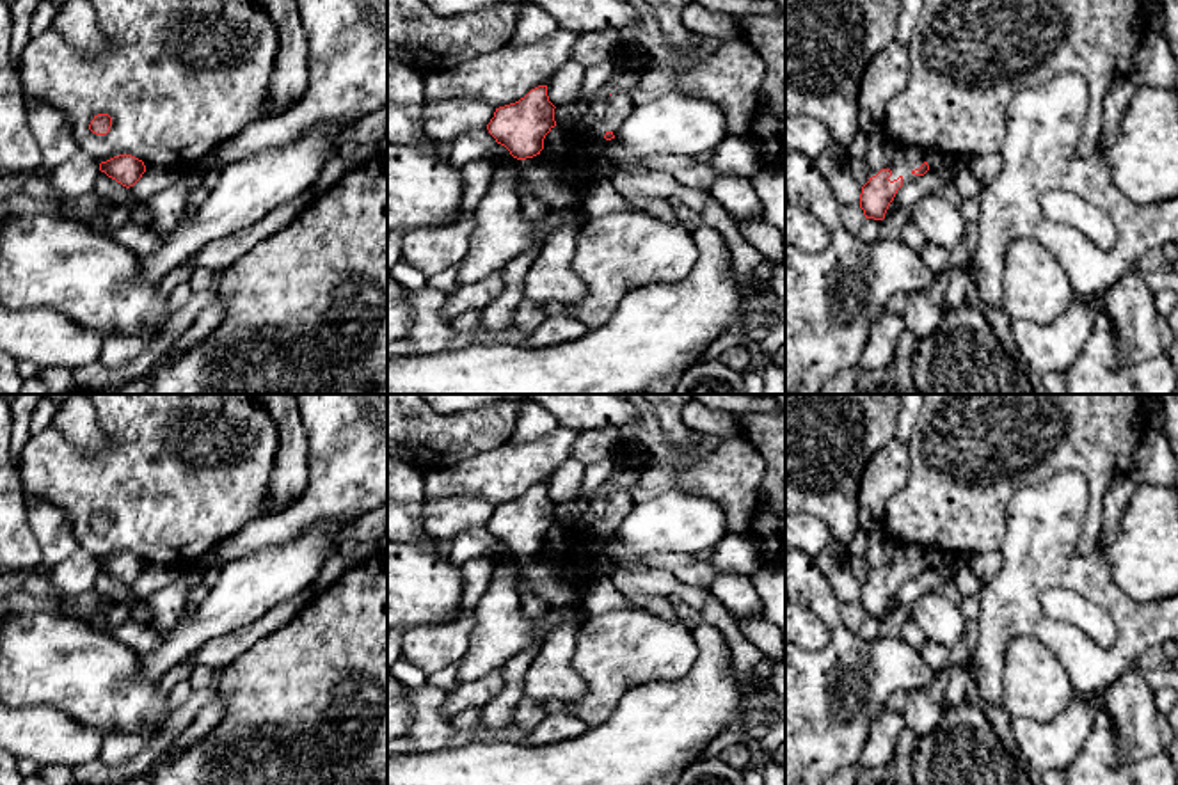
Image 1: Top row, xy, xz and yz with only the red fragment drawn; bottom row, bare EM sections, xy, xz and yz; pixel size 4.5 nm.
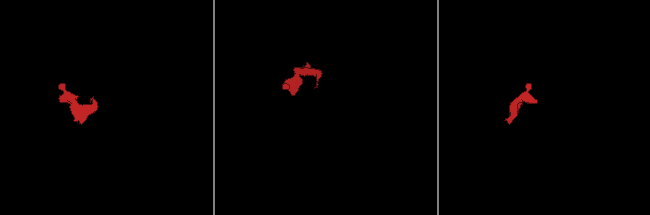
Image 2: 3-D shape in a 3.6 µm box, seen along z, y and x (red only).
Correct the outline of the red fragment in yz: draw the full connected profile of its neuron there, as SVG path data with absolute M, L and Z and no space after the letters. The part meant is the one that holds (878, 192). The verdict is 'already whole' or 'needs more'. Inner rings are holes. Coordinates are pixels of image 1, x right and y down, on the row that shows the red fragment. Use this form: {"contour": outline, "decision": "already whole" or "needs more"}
{"contour": "M897 146L892 160L872 172L862 186L860 208L865 218L883 220L897 190L929 170L927 153L917 146Z", "decision": "needs more"}

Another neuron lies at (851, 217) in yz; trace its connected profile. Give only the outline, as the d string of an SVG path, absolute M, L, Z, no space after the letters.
M860 204L840 206L839 217L842 220L842 226L853 234L858 233L858 229L862 227L865 220L865 215Z

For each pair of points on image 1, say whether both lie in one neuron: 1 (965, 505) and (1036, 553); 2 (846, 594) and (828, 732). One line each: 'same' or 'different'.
1: different
2: different

